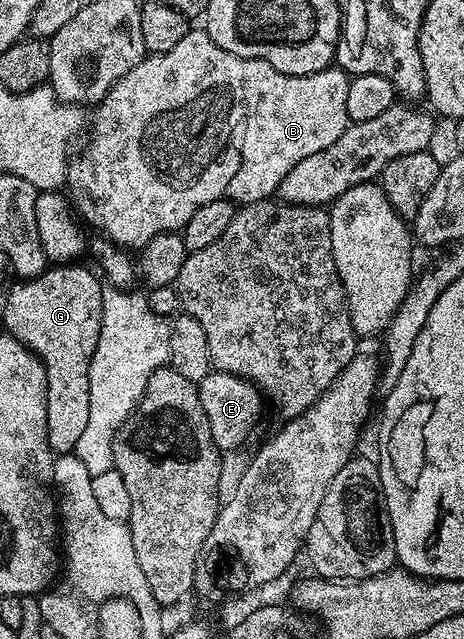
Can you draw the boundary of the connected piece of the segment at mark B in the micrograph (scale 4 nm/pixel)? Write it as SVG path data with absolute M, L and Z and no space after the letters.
M188 30L185 38L173 46L173 50L156 52L144 56L143 60L129 74L125 74L114 84L102 100L98 101L93 115L89 120L89 136L91 132L91 141L87 144L87 149L83 153L72 159L67 166L66 191L69 193L69 199L73 205L74 211L88 225L92 224L96 228L96 233L102 234L106 239L118 244L121 248L128 250L141 250L157 234L166 232L179 232L193 218L196 210L201 210L201 206L206 206L208 202L217 202L218 200L230 200L236 205L252 204L258 200L265 200L274 197L281 186L281 178L297 166L304 158L309 158L309 154L318 154L321 150L333 146L341 134L345 134L348 126L347 110L345 102L348 101L349 82L351 76L344 72L338 66L332 66L314 72L308 76L294 76L285 74L264 60L254 60L253 58L241 58L237 54L229 54L229 50L221 50L213 38L209 38L206 30Z

